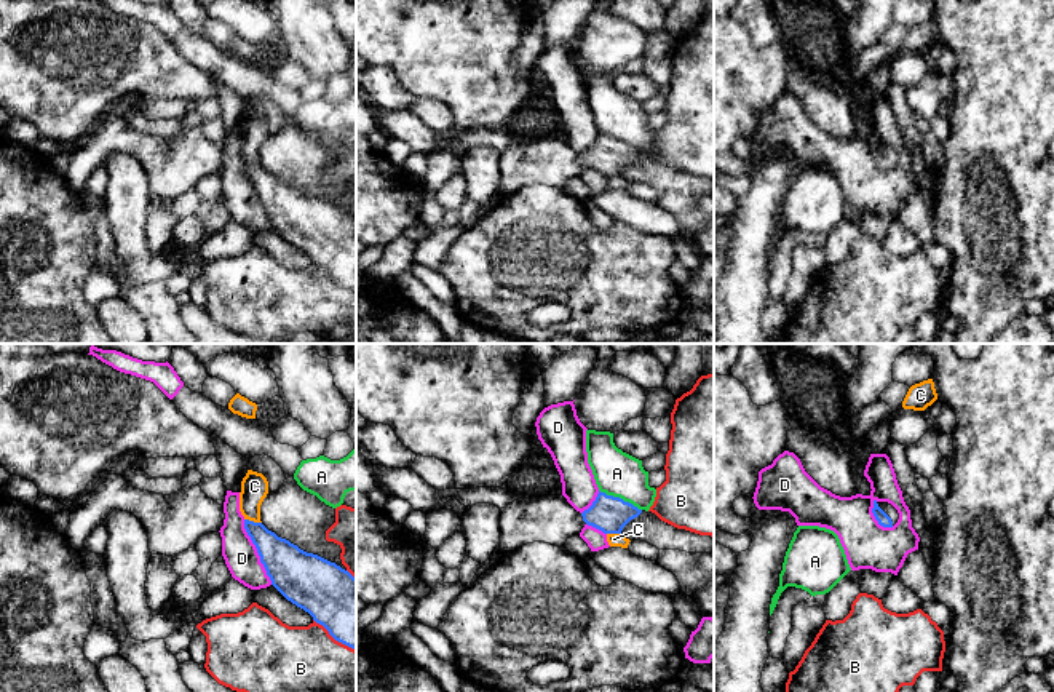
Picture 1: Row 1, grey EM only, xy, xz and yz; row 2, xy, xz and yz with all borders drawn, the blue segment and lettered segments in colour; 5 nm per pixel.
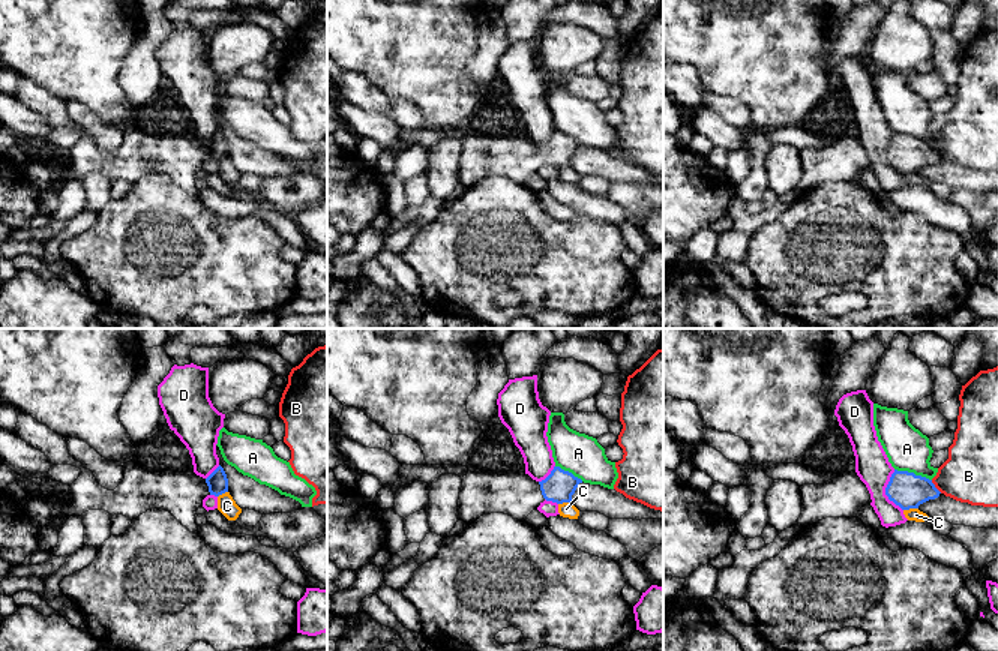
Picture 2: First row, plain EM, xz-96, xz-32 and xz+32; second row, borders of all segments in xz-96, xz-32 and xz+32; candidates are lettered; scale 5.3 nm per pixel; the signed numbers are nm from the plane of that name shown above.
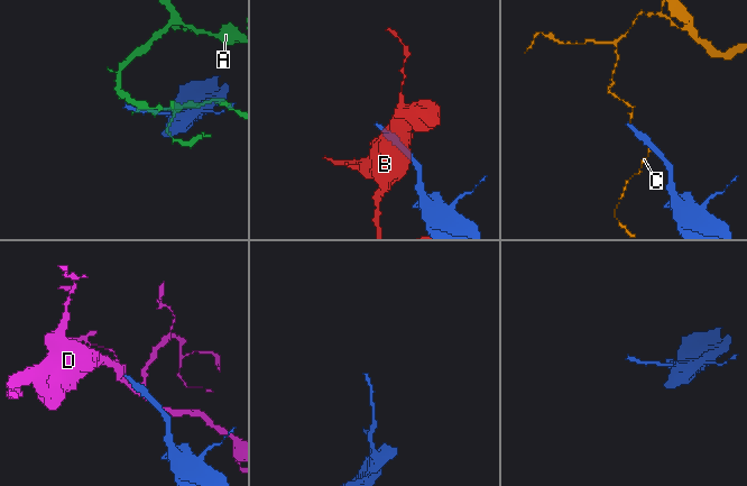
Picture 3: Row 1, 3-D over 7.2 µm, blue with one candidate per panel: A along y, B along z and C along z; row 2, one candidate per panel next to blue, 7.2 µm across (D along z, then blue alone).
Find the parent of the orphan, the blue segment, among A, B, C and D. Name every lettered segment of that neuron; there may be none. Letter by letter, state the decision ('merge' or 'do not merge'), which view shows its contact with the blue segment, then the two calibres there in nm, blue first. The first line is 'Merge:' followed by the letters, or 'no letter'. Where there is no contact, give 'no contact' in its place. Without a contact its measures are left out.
Merge: no letter
A: do not merge | xz | 190/220 nm
B: do not merge | xy | 340/340 nm
C: do not merge | xy | 190/140 nm
D: do not merge | xy | 260/170 nm

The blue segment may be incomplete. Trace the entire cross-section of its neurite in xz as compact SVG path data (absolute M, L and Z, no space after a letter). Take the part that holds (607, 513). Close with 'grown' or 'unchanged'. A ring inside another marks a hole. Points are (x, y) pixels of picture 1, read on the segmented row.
M600 491L583 513L562 494L517 499L500 510L500 551L505 555L533 542L564 547L567 539L580 534L586 524L604 534L621 534L640 513L632 503Z | grown

